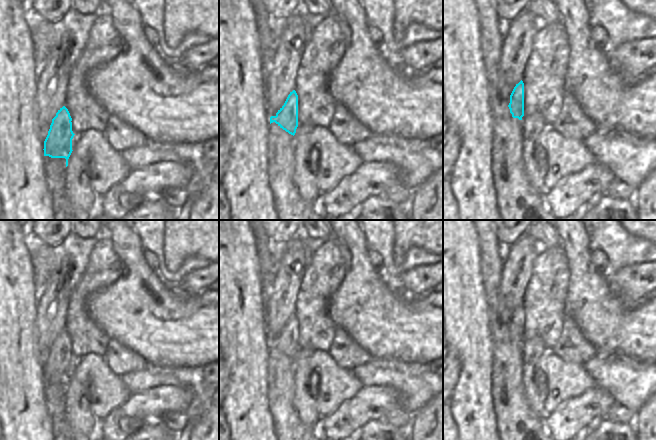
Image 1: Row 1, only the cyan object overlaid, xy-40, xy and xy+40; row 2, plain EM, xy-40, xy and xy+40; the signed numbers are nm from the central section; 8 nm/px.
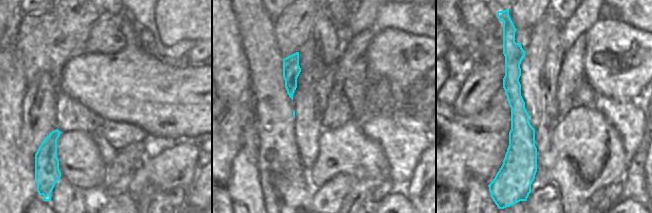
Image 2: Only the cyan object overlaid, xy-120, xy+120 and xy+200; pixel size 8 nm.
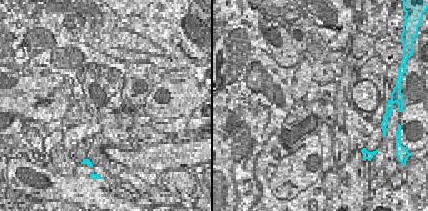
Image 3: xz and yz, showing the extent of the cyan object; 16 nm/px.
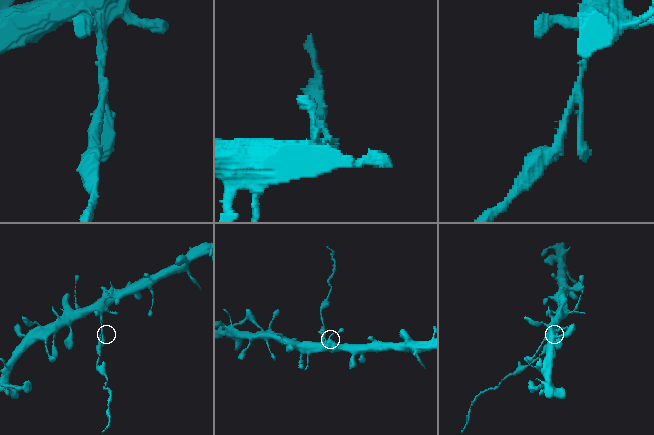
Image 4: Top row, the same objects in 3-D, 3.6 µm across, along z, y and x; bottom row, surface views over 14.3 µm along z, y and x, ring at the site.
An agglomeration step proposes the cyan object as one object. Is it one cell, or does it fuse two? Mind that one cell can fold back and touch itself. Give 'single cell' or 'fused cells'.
fused cells

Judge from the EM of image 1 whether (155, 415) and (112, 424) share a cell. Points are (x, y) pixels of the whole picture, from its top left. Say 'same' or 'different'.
same

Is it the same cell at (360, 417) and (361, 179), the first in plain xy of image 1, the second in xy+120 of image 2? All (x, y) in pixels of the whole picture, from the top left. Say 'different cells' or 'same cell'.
different cells

